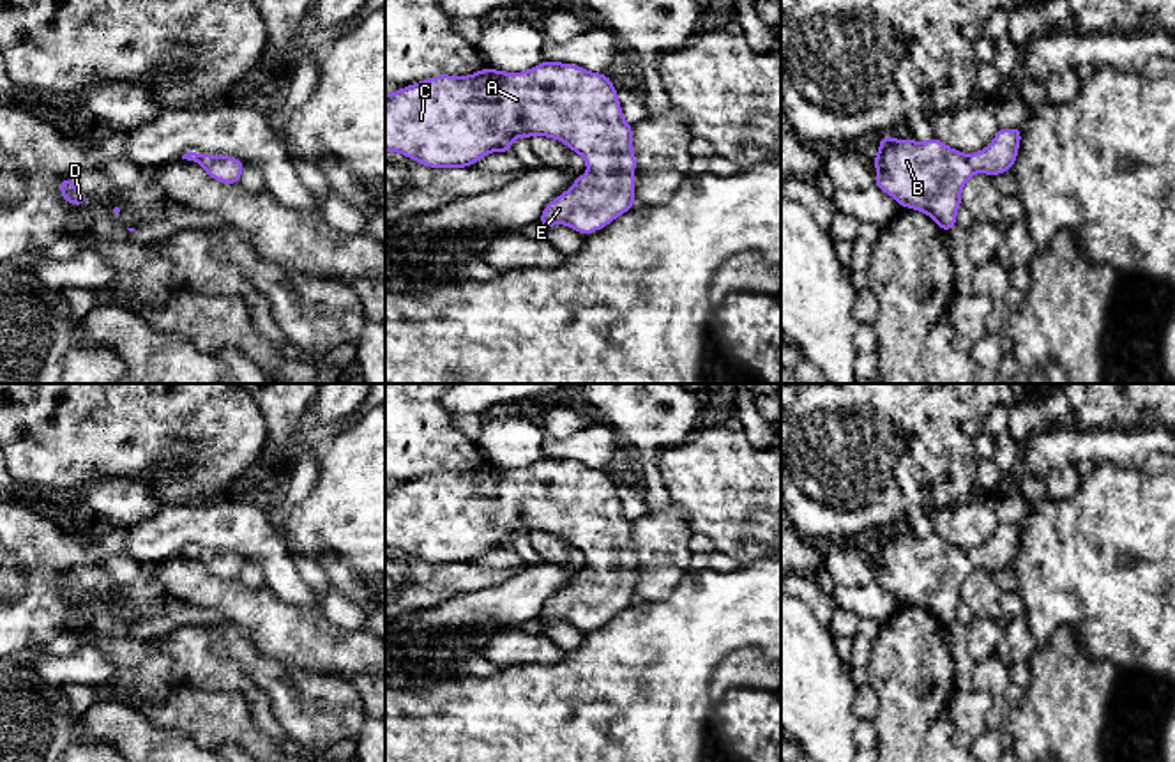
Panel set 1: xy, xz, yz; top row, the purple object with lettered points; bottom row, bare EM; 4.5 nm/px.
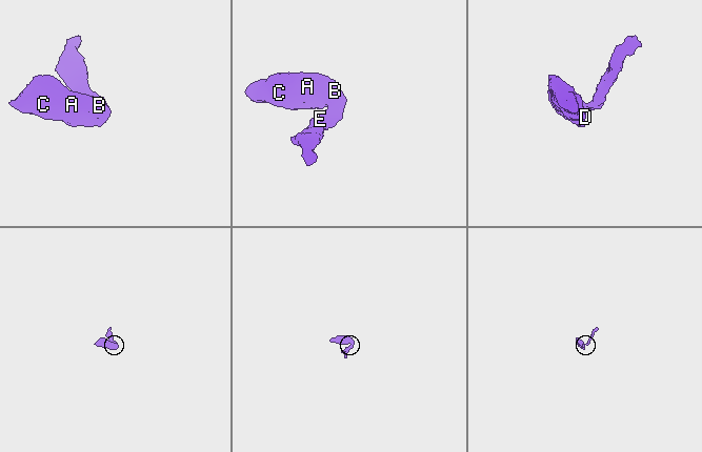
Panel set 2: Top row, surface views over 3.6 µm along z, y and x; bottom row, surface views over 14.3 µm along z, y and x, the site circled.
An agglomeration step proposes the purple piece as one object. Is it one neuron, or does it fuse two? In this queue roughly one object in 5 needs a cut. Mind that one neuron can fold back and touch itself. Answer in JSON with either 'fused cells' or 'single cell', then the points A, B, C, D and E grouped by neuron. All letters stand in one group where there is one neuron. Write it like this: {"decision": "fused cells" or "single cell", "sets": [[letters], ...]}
{"decision": "single cell", "sets": [["A", "B", "C", "D", "E"]]}

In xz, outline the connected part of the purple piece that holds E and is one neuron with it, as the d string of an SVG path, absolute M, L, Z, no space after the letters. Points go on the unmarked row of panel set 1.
M541 458L534 465L505 469L486 463L466 472L438 470L421 479L385 491L385 548L399 548L428 564L466 564L491 548L512 548L514 534L546 532L565 539L587 559L587 569L551 596L541 610L542 624L565 621L583 633L608 622L634 599L636 552L633 548L633 522L622 511L617 483L608 470L590 469L574 460Z

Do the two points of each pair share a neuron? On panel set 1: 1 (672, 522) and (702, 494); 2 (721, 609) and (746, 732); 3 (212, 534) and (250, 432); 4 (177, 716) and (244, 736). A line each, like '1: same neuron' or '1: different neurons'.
1: different neurons
2: different neurons
3: different neurons
4: same neuron

